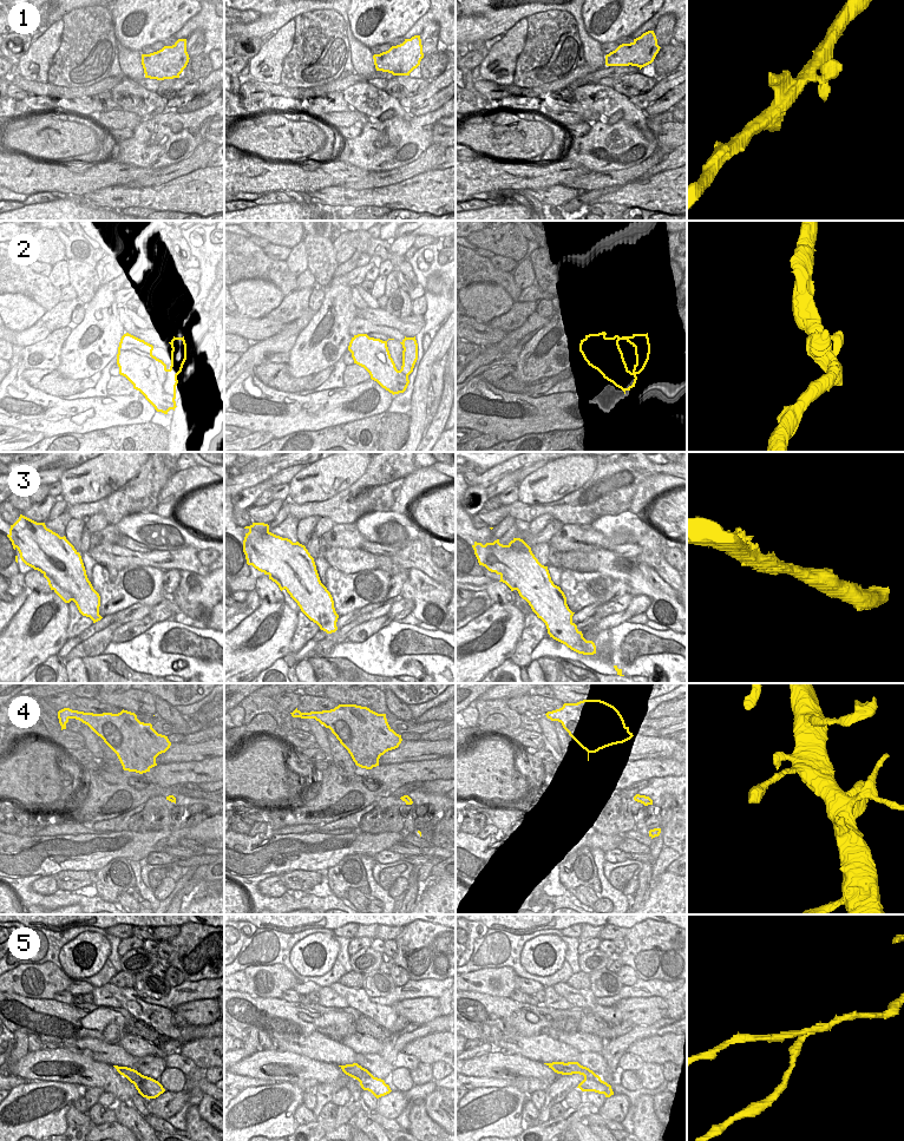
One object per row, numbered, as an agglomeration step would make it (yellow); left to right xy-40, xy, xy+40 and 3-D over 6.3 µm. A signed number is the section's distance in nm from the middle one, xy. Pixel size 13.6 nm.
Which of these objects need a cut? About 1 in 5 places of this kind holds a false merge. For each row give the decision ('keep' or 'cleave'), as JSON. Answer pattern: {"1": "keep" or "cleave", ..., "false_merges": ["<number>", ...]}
{"1": "keep", "2": "keep", "3": "keep", "4": "keep", "5": "cleave", "false_merges": ["5"]}

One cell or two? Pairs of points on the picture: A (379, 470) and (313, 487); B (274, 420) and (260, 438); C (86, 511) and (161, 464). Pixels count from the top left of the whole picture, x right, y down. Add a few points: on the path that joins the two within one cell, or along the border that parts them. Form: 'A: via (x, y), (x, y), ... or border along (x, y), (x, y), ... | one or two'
A: border along (368, 464), (360, 477), (340, 491) | two
B: border along (251, 432), (268, 432), (274, 438) | two
C: via (105, 506), (115, 506), (122, 503), (142, 483) | one

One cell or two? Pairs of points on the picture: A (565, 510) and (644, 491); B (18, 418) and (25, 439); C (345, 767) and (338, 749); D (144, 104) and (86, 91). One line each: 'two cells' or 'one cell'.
A: two cells
B: two cells
C: one cell
D: two cells

